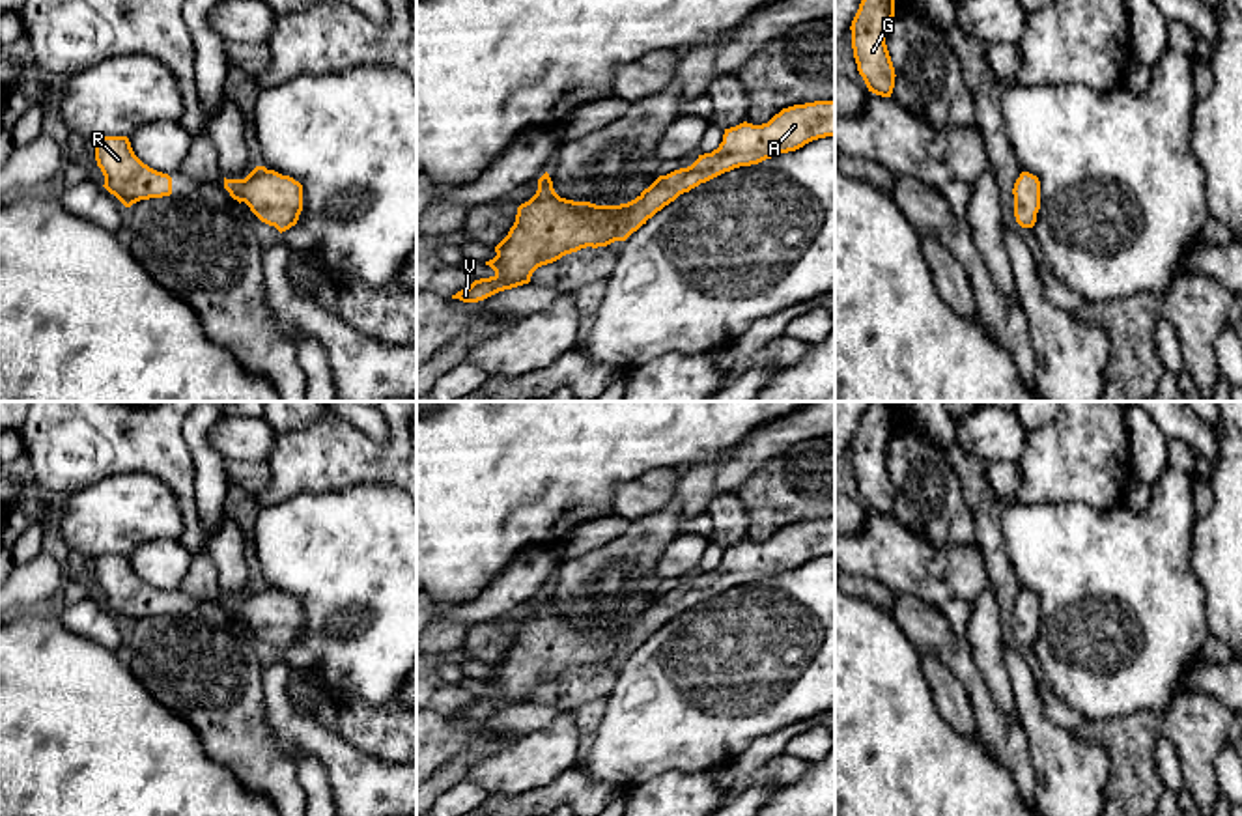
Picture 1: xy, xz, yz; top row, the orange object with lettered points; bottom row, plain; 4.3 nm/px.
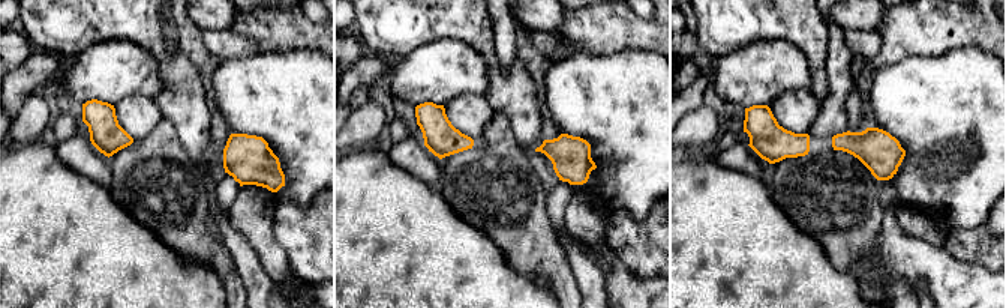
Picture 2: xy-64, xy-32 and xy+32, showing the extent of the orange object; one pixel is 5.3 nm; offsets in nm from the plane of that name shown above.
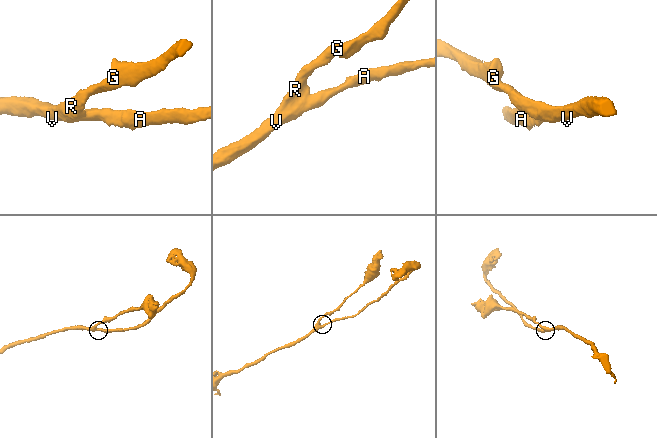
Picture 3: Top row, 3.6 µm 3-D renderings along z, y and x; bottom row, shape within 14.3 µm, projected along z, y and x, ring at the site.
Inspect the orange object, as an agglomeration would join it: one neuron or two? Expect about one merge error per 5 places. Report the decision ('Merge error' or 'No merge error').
No merge error

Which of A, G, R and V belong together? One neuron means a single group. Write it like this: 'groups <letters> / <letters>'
groups A G R V

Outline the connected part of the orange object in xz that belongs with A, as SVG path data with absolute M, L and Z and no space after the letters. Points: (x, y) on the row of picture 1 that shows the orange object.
M835 99L783 108L762 125L743 121L725 129L717 149L699 155L687 168L659 176L635 200L620 205L560 198L545 172L538 179L536 194L517 207L514 226L495 246L497 256L486 261L495 274L474 280L452 299L478 302L499 291L529 284L538 267L566 254L626 241L657 211L700 183L734 168L796 151L826 136L835 136Z

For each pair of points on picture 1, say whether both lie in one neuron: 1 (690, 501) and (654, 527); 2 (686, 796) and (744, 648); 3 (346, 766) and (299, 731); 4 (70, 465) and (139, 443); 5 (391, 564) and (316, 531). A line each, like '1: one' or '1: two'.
1: one
2: two
3: one
4: one
5: one

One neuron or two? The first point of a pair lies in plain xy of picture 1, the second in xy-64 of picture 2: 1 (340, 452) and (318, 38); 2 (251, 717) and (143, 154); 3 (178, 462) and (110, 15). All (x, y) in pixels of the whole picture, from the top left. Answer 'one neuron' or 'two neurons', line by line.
1: one neuron
2: one neuron
3: one neuron

